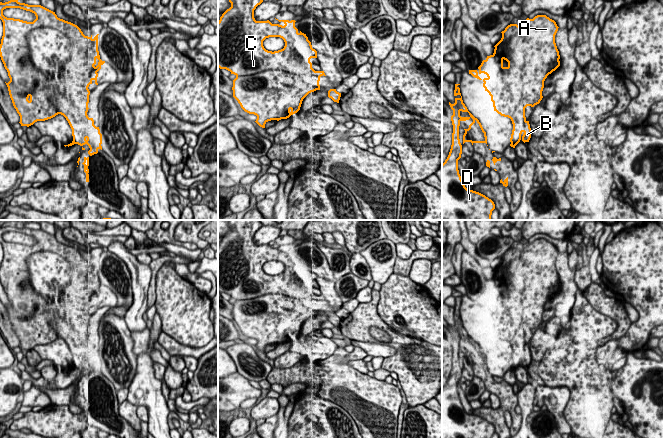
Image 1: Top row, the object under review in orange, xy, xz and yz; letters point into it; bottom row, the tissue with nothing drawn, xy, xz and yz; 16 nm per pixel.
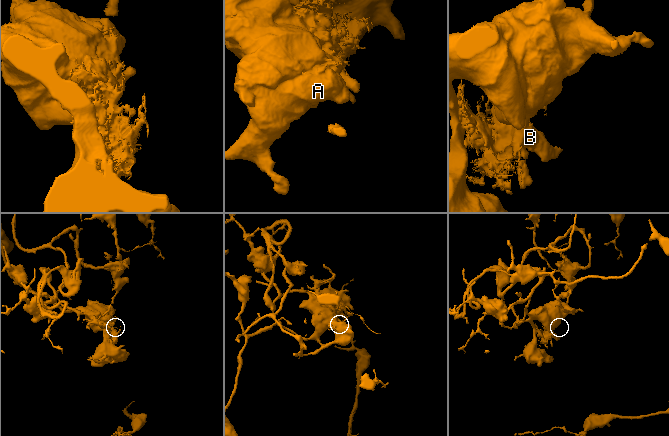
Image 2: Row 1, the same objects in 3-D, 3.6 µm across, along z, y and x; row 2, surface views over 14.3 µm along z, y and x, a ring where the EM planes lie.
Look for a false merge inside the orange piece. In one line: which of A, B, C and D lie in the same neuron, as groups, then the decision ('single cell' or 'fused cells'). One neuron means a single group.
groups A B C D; single cell

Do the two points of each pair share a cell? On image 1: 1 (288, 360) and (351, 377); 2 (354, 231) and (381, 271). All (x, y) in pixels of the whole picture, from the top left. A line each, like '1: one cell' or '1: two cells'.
1: two cells
2: two cells

